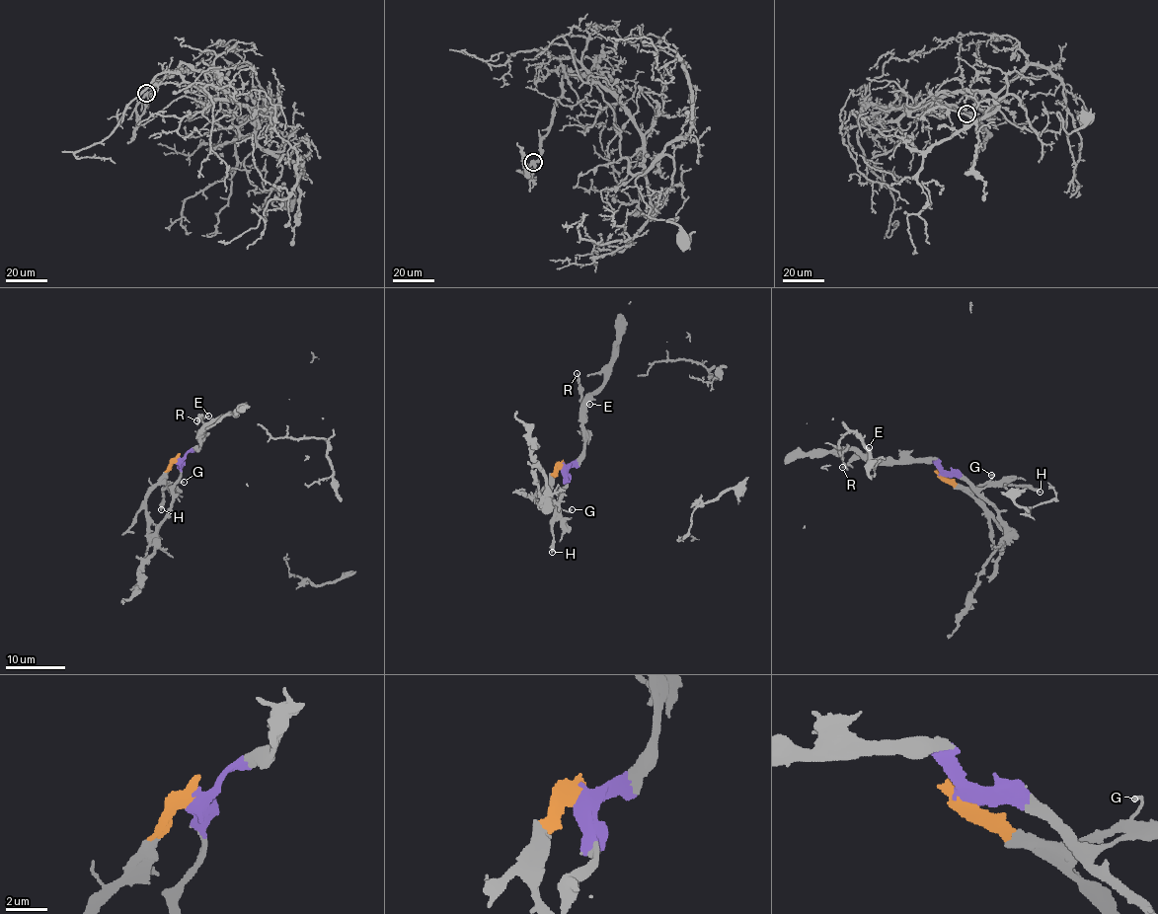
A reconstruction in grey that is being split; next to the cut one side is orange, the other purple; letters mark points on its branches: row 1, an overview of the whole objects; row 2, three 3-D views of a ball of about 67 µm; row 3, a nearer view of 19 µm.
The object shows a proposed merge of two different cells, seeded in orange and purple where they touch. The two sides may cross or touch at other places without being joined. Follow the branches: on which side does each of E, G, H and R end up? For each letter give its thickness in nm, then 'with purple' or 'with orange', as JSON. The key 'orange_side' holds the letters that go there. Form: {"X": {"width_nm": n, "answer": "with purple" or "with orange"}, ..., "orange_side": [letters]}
{"E": {"width_nm": 170, "answer": "with purple"}, "G": {"width_nm": 140, "answer": "with orange"}, "H": {"width_nm": 220, "answer": "with orange"}, "R": {"width_nm": 130, "answer": "with purple"}, "orange_side": ["G", "H"]}

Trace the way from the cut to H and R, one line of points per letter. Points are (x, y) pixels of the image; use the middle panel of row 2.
H: (563, 466), (550, 486), (554, 523), (551, 552)
R: (563, 466), (576, 460), (584, 442), (582, 395), (578, 373)

